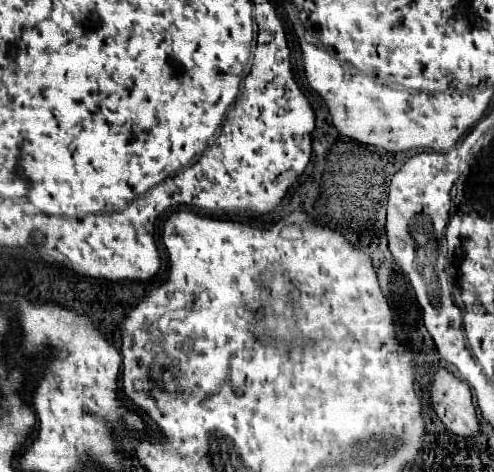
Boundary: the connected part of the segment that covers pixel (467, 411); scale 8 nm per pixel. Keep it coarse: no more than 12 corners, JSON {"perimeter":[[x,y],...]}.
{"perimeter":[[440,368],[430,380],[434,412],[450,432],[476,436],[470,388]]}

